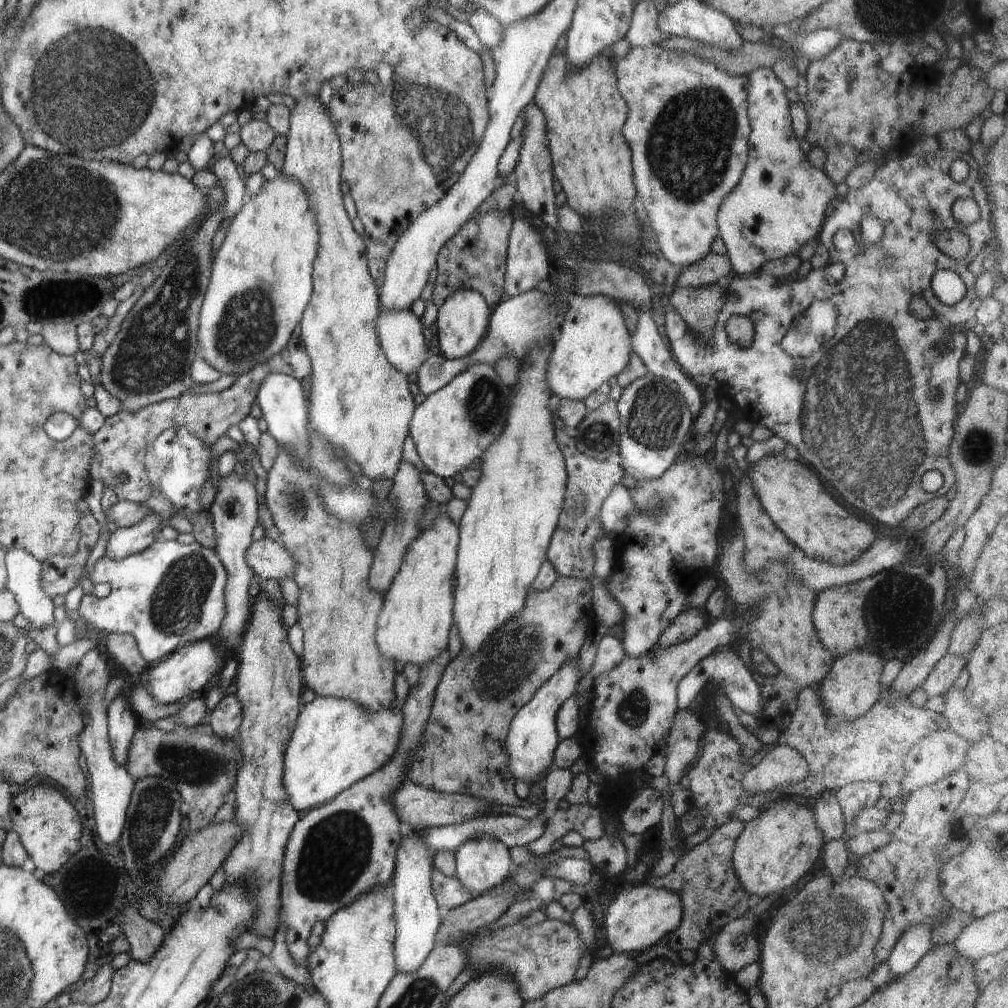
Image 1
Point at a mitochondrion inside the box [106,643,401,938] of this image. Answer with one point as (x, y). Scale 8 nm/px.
(336, 850)

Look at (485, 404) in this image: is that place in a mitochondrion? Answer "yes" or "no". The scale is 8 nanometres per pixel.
yes

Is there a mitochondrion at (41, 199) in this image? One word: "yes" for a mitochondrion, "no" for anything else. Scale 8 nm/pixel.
yes

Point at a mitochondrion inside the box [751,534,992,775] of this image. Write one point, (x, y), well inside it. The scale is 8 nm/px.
(898, 610)

